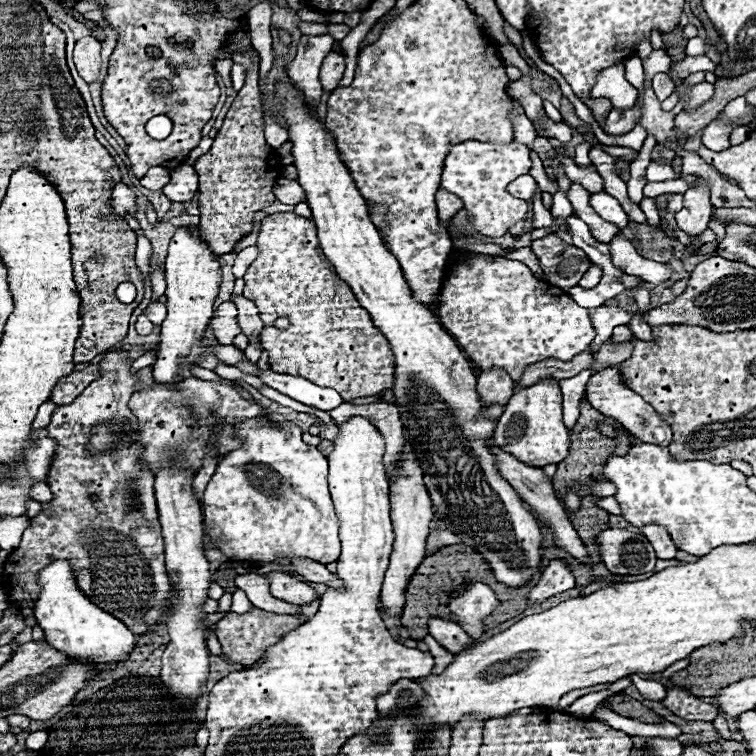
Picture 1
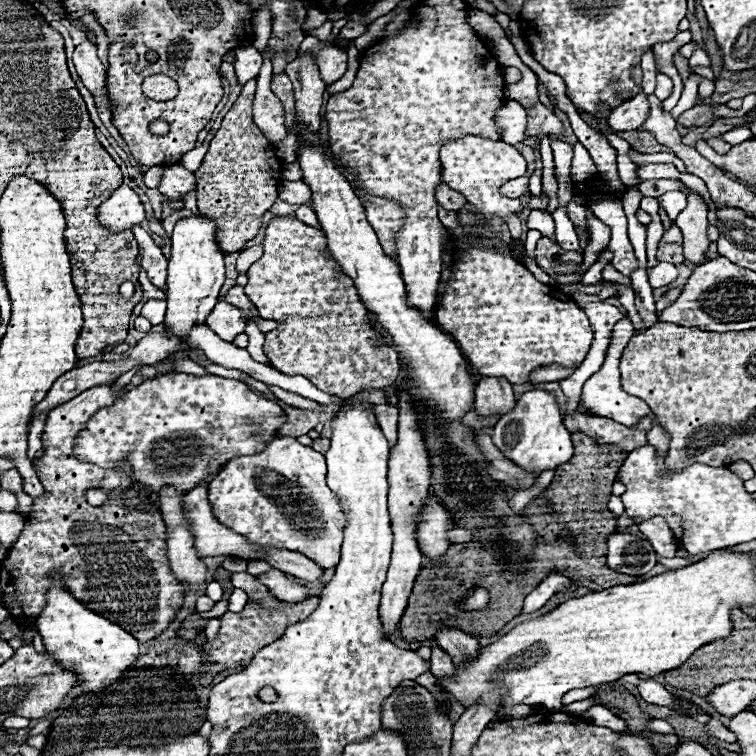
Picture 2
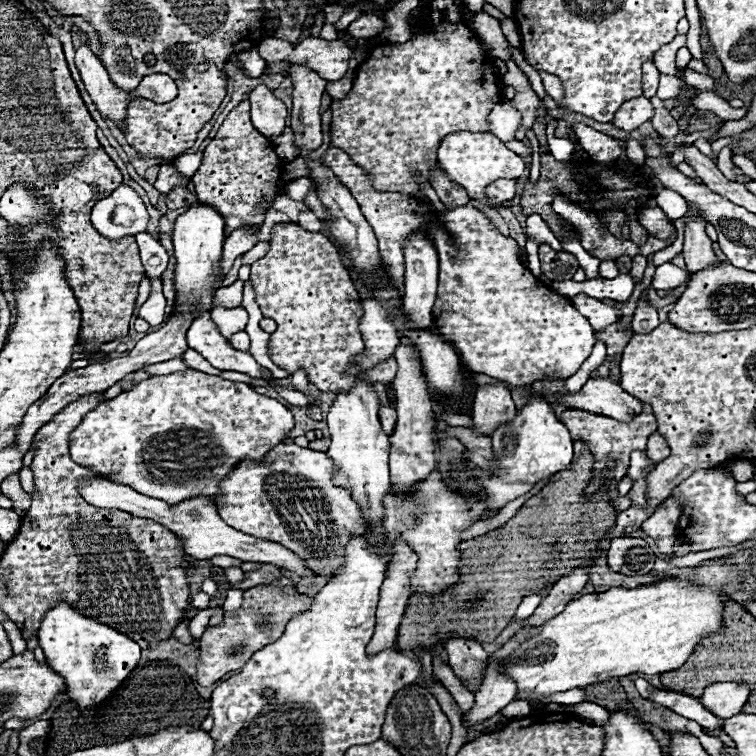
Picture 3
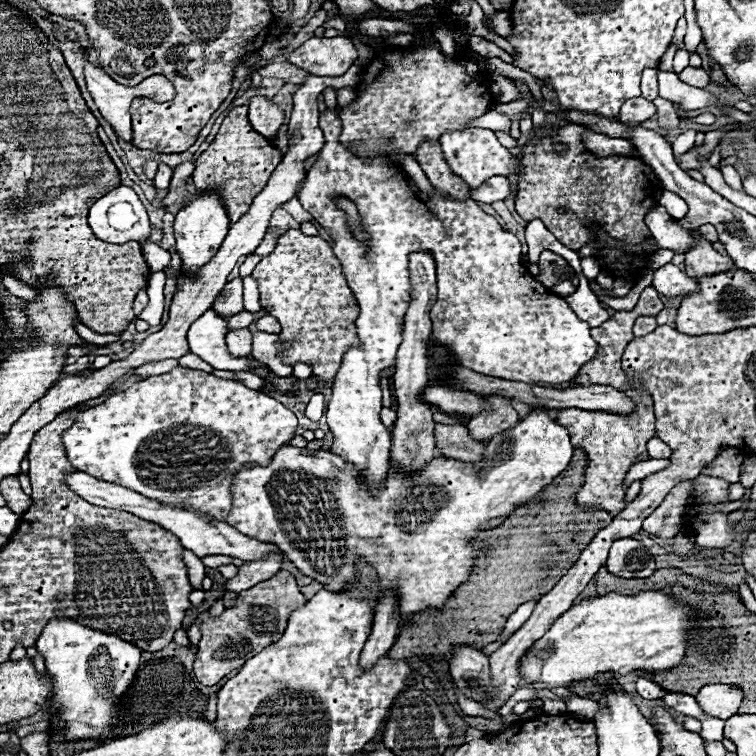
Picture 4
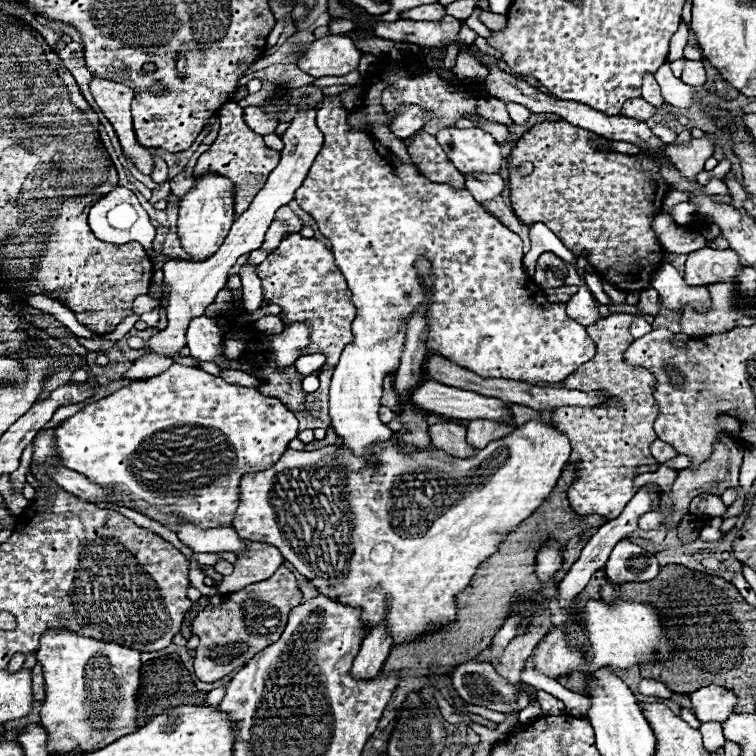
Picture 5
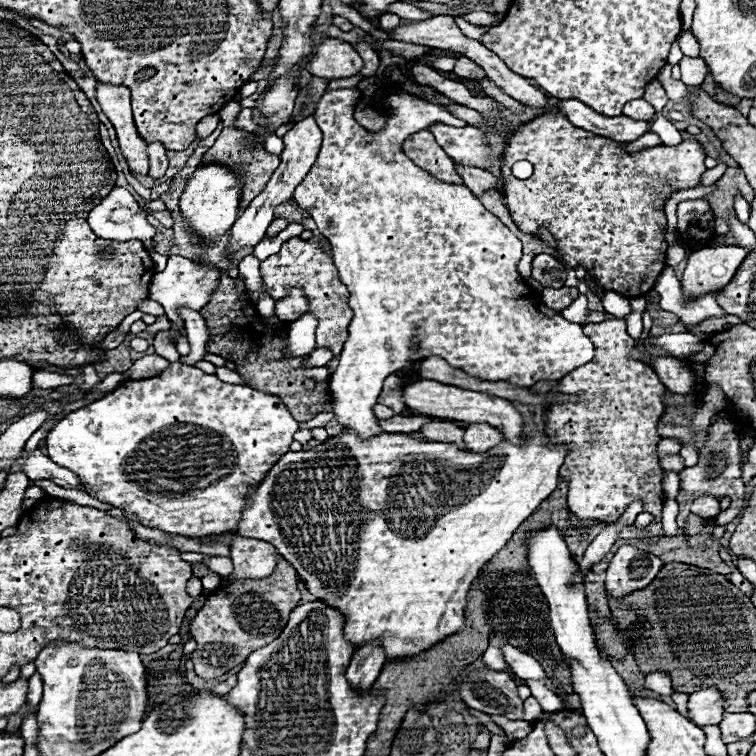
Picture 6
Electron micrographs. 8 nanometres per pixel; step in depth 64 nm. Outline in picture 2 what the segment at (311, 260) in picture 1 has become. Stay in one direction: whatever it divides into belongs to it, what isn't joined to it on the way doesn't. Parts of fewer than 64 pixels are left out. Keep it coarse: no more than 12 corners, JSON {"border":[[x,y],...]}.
{"border":[[266,226],[244,290],[264,352],[340,398],[392,386],[398,352],[324,234]]}

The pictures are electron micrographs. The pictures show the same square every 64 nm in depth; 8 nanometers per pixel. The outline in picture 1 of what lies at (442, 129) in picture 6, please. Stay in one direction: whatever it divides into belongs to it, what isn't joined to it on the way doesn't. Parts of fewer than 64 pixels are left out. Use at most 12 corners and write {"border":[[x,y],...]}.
{"border":[[466,140],[444,160],[484,236],[504,236],[528,202],[506,186],[530,170],[524,144]]}

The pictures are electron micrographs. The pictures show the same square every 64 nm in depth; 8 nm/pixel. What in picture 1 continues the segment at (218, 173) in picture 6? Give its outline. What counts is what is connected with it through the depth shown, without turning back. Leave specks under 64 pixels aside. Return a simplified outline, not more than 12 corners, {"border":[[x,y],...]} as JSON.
{"border":[[198,226],[166,256],[154,380],[192,376],[222,282]]}

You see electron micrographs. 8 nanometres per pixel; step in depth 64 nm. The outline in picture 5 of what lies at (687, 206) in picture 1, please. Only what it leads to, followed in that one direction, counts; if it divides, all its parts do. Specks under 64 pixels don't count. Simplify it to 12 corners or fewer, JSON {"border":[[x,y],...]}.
{"border":[[702,248],[688,254],[684,280],[708,286],[740,268],[732,250]]}

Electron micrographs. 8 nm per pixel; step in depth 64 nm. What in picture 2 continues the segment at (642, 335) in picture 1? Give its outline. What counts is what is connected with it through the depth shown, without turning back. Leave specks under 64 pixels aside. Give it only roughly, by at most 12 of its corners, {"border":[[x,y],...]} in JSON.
{"border":[[610,282],[616,298],[626,308],[634,328],[644,332],[642,320],[634,306],[632,286]]}

